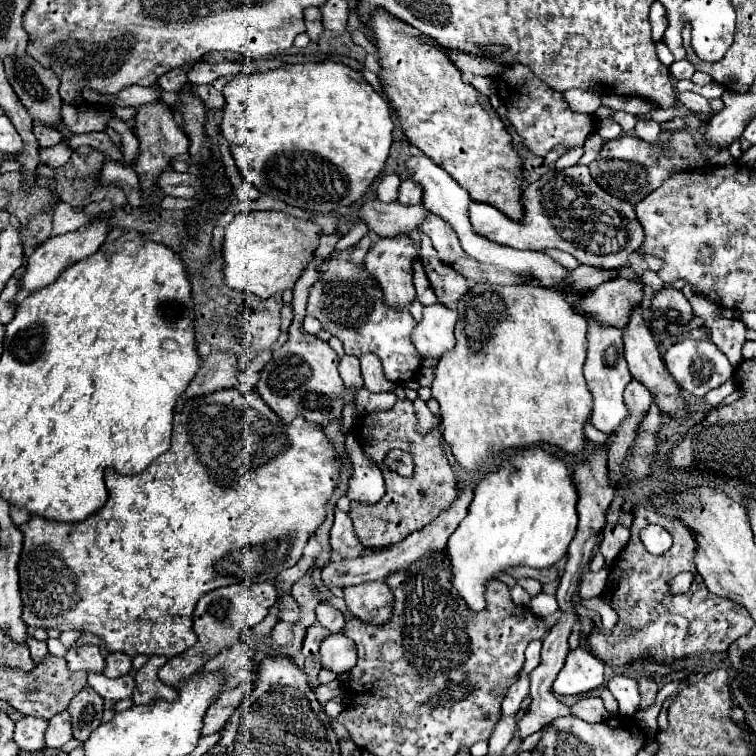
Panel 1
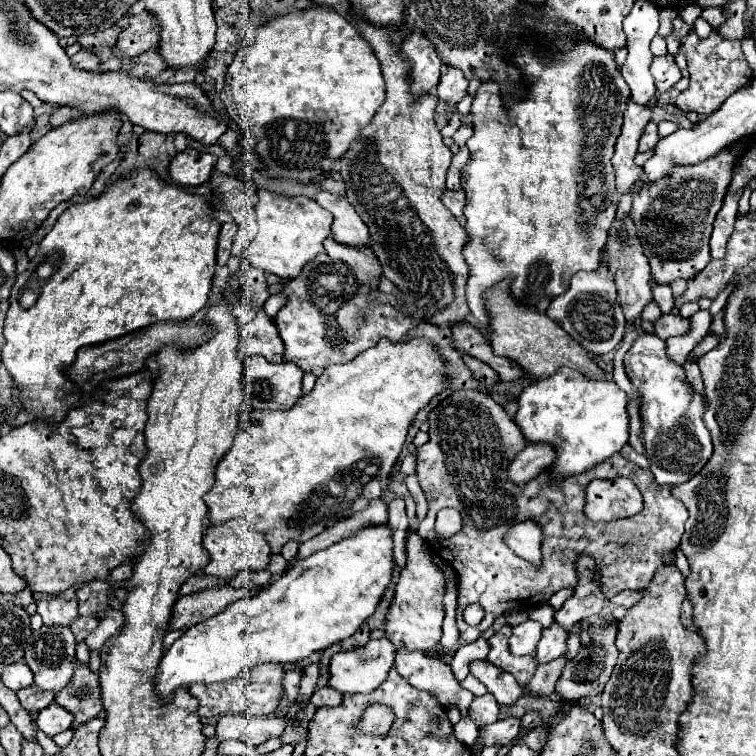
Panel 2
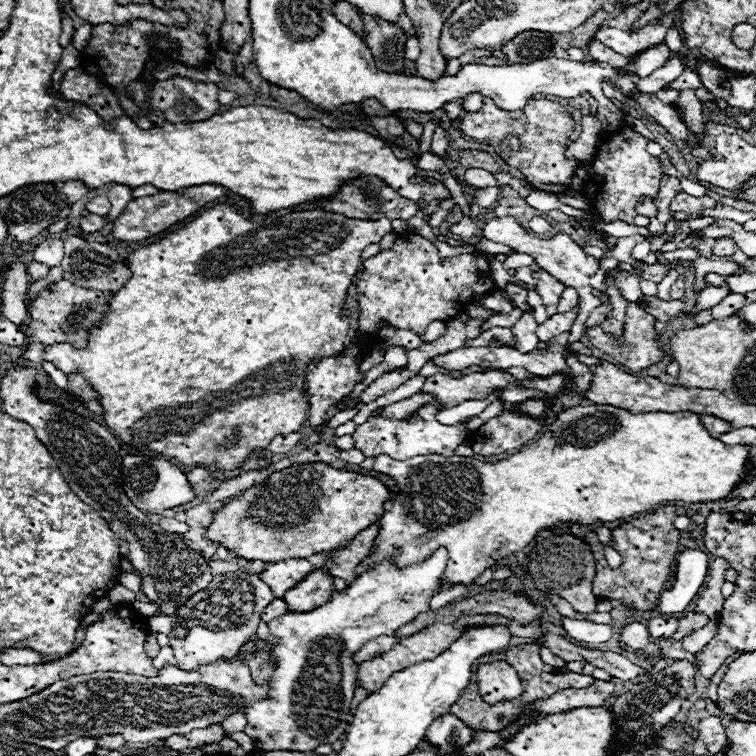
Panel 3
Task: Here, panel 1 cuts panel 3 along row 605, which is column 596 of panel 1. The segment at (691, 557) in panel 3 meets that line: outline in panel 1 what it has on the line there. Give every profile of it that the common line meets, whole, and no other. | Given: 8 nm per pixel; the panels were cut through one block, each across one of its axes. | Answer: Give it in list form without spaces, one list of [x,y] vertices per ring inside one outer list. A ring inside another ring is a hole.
[[[584,648],[568,654],[564,668],[554,680],[554,692],[564,696],[578,696],[592,692],[604,684],[604,664]]]

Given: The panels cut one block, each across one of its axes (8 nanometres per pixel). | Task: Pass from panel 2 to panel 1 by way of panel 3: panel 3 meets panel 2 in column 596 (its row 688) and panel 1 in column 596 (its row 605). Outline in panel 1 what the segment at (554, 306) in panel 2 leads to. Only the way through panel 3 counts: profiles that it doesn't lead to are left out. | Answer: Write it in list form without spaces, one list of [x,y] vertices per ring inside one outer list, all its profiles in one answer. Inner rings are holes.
[[[588,320],[588,358],[584,362],[584,378],[588,382],[588,388],[594,396],[594,410],[590,416],[590,422],[604,432],[606,436],[612,436],[616,428],[628,418],[628,406],[624,402],[624,388],[632,380],[628,364],[622,356],[622,340],[618,328],[602,328],[596,322]]]

